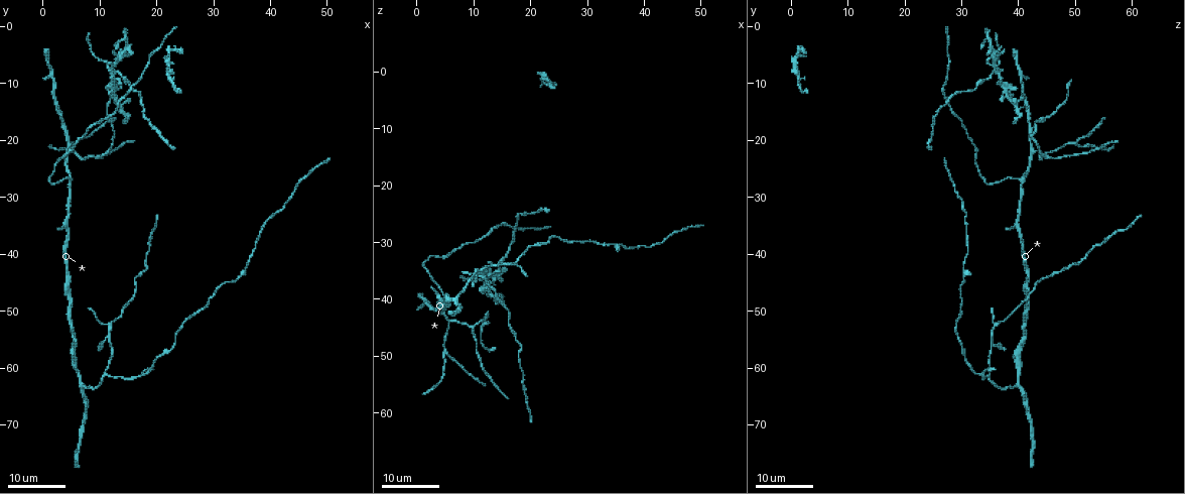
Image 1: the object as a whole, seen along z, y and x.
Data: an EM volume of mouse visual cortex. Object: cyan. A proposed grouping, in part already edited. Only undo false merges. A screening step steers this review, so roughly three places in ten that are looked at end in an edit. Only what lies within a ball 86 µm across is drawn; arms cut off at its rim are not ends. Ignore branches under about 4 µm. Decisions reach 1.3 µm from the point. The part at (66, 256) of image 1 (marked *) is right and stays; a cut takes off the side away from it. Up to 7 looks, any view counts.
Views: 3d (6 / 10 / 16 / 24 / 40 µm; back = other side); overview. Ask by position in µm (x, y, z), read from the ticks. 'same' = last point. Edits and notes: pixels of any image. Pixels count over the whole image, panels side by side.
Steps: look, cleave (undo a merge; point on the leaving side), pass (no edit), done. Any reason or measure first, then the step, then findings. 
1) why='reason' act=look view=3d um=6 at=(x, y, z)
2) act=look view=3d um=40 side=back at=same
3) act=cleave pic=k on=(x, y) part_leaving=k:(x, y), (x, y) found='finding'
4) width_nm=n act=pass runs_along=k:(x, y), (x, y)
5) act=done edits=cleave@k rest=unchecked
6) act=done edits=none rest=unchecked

why='three-way junction' act=look view=3d um=24 at=(5.0, 20.5, 49.0)

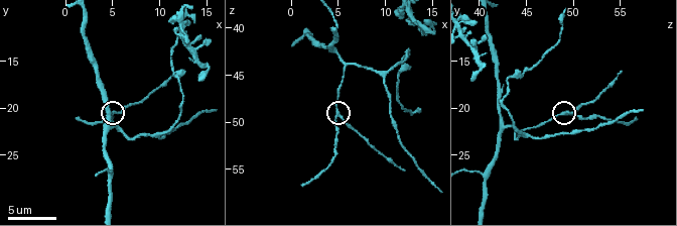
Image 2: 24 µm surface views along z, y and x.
act=look view=3d um=6 at=(5.0, 20.4, 49.4)

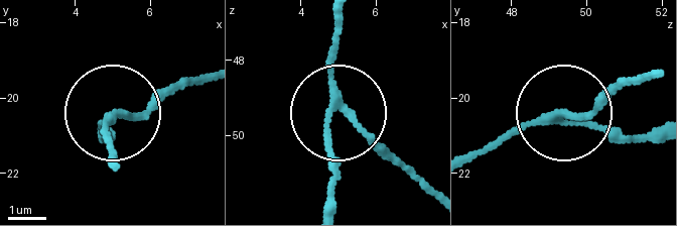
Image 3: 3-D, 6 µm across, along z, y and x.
side_arm_um=10 act=pass runs_along=3:(340, 21), (332, 205) found='continuous, no second neuron'

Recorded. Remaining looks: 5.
why='four or more arms meet' act=look view=3d um=16 at=(12.0, 7.5, 36.0)

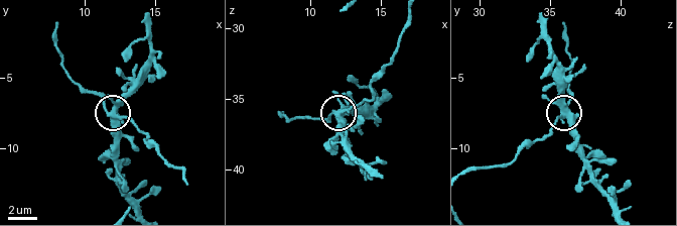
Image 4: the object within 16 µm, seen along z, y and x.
act=look view=3d um=6 at=(12.0, 7.4, 36.0)

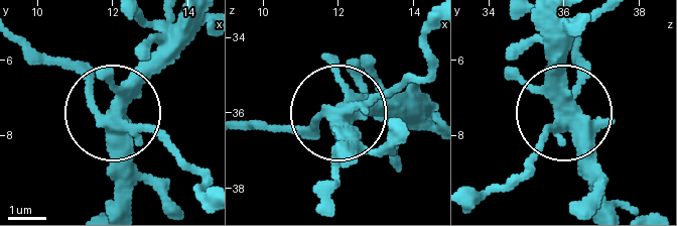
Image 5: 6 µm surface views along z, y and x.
side_arm_um=9 act=cleave pic=5 on=(169, 140) part_leaving=5:(562, 128), (514, 177), (476, 196) found='two neurons meet here'

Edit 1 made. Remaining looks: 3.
why='small branch off a trunk' act=look view=3d um=24 at=(11.5, 61.5, 35.0)

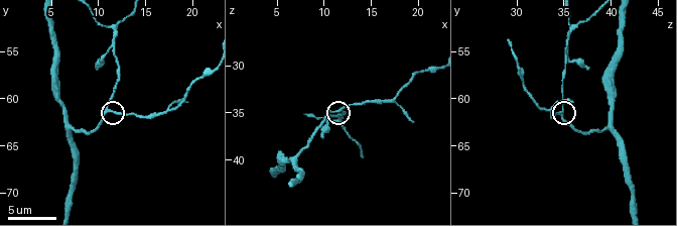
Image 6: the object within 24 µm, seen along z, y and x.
act=look view=3d um=6 at=(11.0, 61.2, 34.8)

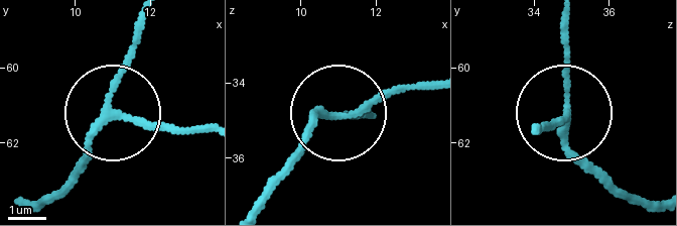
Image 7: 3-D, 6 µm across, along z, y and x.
act=pass runs_along=7:(23, 200), (54, 194), (110, 117), (138, 20) found='one neuron here'

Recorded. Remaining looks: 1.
act=done edits=cleave@5 rest=unchecked

